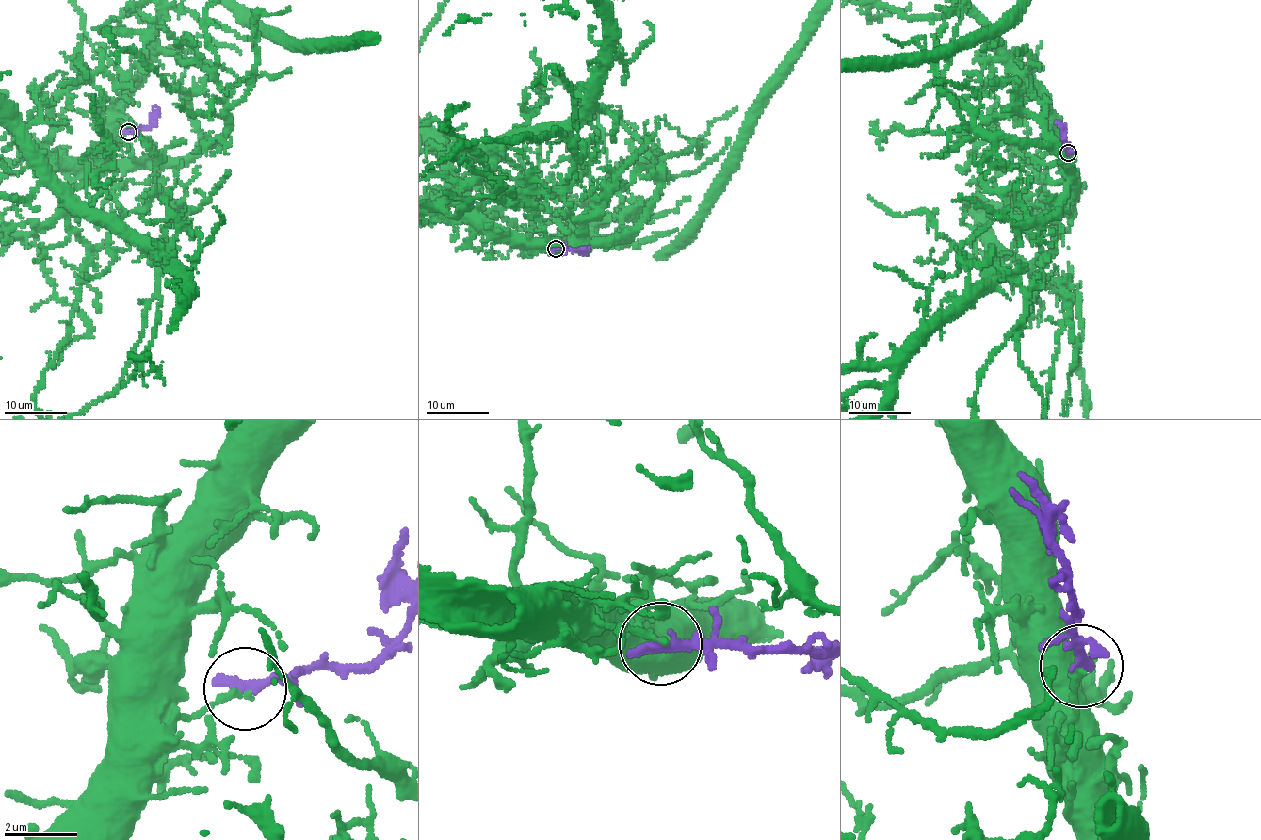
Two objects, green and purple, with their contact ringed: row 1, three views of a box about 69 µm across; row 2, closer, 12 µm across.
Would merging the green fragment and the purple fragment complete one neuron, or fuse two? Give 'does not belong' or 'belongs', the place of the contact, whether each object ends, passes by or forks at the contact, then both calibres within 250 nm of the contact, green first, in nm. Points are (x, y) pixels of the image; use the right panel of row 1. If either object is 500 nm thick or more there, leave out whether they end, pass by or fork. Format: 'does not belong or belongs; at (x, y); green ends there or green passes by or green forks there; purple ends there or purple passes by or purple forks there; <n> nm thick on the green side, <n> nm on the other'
does not belong; at (1068, 153); green ends there; purple ends there; 170 nm thick on the green side, 320 nm on the other

